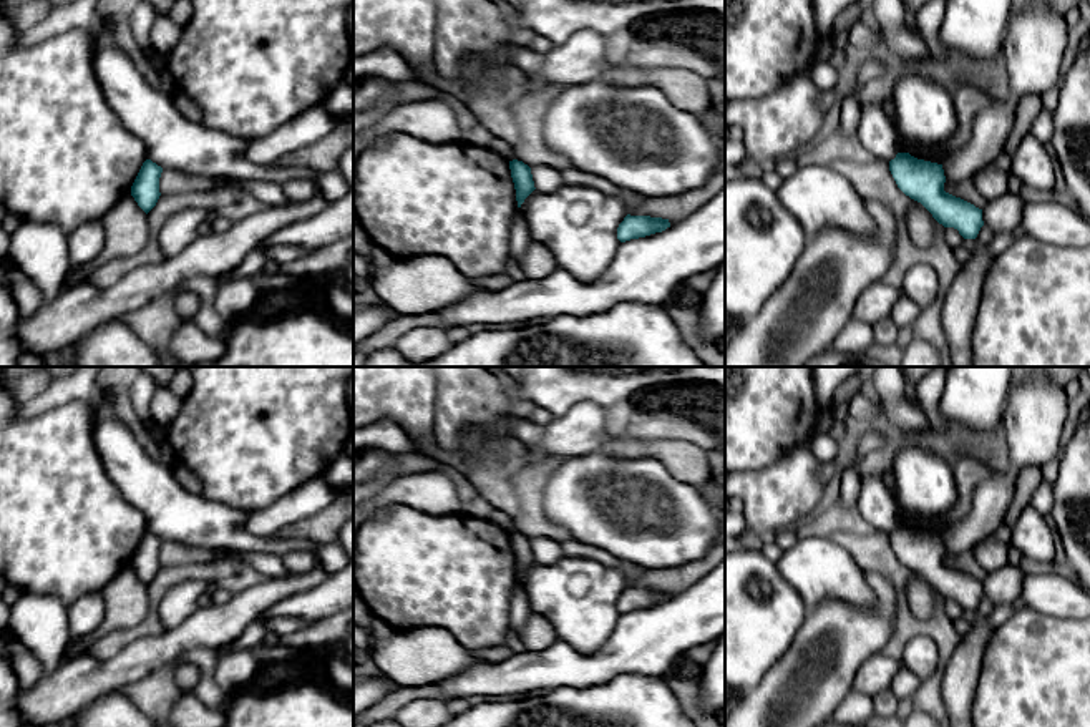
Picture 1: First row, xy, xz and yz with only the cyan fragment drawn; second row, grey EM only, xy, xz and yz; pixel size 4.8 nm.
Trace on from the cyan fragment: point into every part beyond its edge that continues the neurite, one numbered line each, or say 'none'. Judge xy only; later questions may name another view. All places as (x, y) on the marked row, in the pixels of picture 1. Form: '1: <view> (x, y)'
none

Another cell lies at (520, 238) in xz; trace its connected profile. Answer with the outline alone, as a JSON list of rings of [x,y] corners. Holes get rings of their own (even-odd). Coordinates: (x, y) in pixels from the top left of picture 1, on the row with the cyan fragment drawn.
[[[518,212],[511,224],[509,232],[509,256],[519,264],[531,244],[529,226],[526,219]]]

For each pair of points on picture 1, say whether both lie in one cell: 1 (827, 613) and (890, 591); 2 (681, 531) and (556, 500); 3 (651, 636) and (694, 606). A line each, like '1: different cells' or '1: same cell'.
1: same cell
2: same cell
3: same cell

